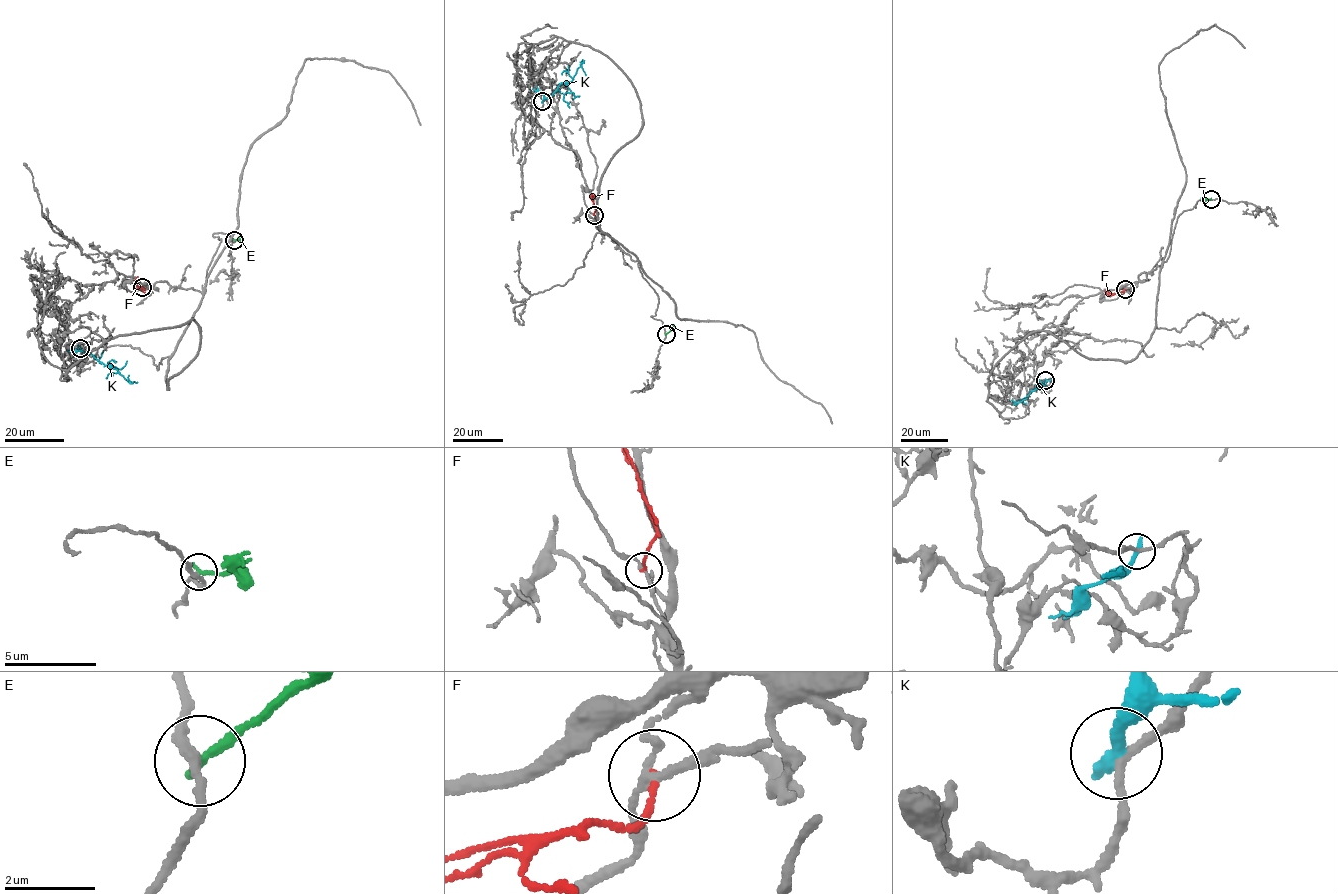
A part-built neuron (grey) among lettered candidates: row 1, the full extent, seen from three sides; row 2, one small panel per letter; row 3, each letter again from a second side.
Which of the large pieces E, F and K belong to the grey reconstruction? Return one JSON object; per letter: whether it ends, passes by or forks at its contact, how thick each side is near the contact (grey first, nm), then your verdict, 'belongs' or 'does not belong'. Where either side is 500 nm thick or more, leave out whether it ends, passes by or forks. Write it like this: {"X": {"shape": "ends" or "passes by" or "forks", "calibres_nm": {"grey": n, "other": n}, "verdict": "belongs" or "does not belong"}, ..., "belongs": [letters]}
{"E": {"shape": "ends", "calibres_nm": {"grey": 240, "other": 240}, "verdict": "does not belong"}, "F": {"shape": "ends", "calibres_nm": {"grey": 170, "other": 150}, "verdict": "does not belong"}, "K": {"shape": "passes by", "calibres_nm": {"grey": 170, "other": 260}, "verdict": "does not belong"}, "belongs": []}

